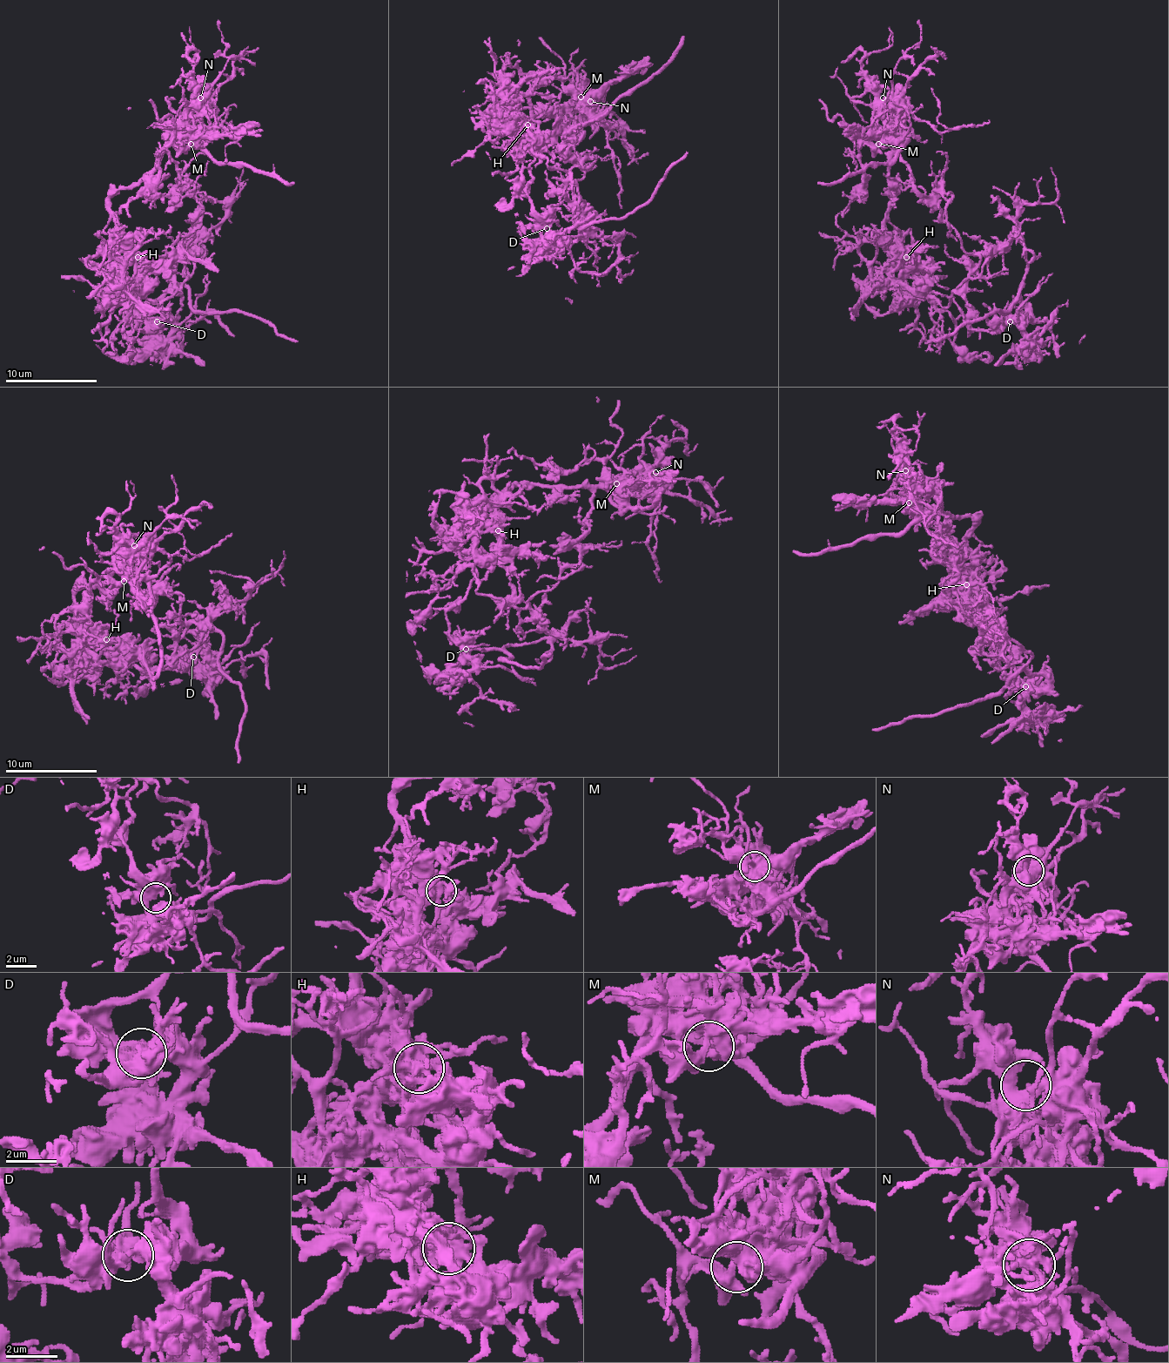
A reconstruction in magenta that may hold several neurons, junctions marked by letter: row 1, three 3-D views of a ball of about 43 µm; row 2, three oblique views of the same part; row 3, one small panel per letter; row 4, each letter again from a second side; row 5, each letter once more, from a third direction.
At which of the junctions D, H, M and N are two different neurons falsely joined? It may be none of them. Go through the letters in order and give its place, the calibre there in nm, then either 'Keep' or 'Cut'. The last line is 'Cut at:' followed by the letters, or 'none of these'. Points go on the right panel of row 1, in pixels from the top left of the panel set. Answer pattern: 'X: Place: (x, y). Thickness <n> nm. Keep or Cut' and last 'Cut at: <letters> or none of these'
D: Place: (1010, 321). Thickness 500 nm. Keep
H: Place: (906, 257). Thickness 650 nm. Cut
M: Place: (878, 144). Thickness 480 nm. Keep
N: Place: (883, 97). Thickness 500 nm. Keep
Cut at: H

